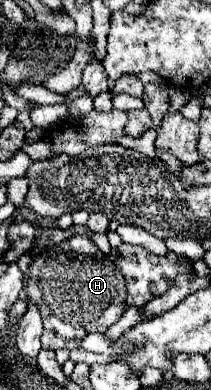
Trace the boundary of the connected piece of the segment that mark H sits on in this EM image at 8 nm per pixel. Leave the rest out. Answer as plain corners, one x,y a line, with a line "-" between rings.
74,236
58,246
44,246
34,256
26,280
26,300
30,304
38,304
38,310
42,312
42,347
72,350
80,345
86,334
106,332
122,318
122,312
126,310
126,286
116,264
100,250
96,252
96,246
88,236

